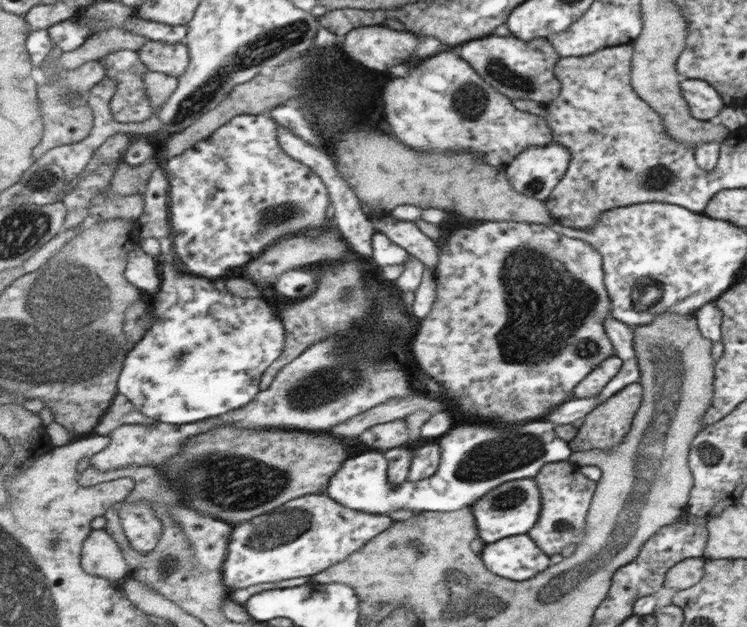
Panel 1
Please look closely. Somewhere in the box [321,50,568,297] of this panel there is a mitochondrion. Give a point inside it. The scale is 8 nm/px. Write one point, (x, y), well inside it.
(497, 68)

